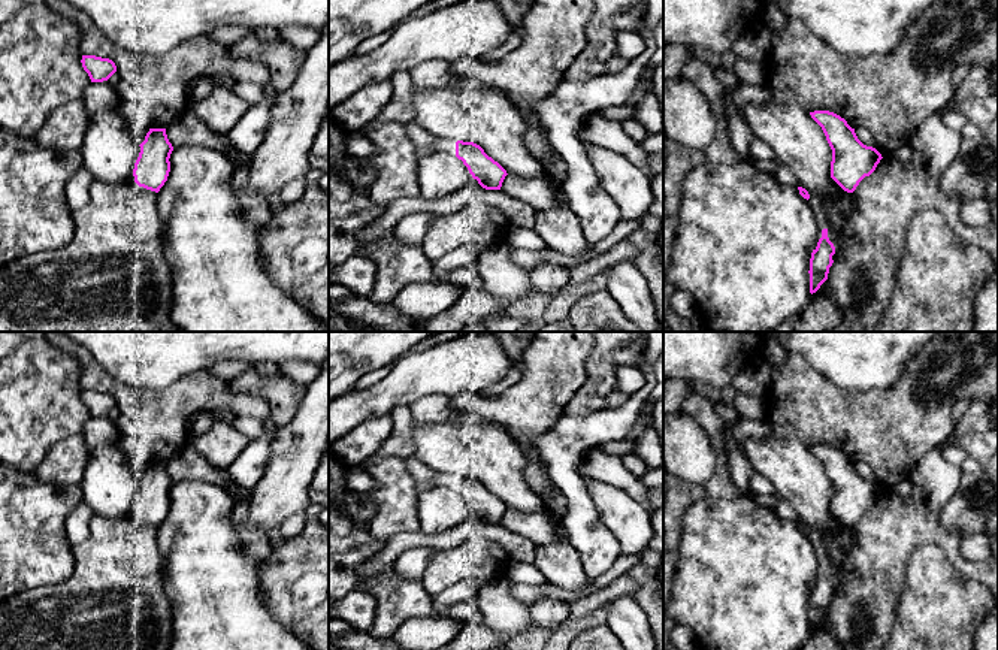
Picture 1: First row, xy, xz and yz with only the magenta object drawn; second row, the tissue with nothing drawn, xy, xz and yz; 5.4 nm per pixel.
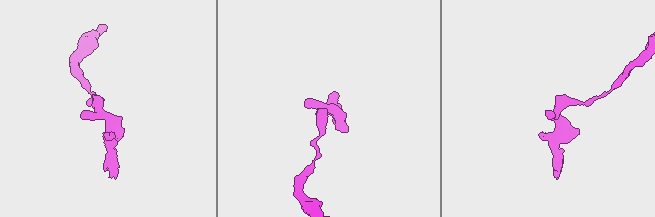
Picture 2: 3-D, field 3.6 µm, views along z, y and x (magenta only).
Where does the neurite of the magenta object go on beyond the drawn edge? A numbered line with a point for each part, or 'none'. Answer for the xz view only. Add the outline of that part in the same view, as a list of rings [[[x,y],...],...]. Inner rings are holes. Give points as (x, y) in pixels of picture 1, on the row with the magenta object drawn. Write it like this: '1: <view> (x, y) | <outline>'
1: xz (439, 145) | [[[436,137],[432,145],[417,148],[417,157],[426,157],[433,152],[447,152],[456,155],[456,142],[454,139],[439,139]]]

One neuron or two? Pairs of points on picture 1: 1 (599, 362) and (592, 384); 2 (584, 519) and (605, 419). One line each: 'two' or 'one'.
1: one
2: one

